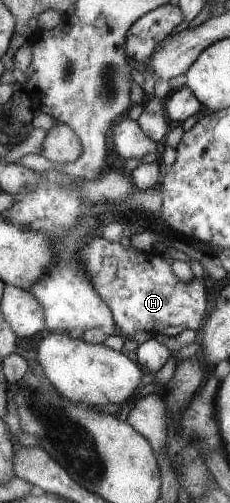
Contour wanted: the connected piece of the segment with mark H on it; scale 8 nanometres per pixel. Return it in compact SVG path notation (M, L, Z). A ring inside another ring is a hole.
M93 237L82 246L80 262L91 286L98 291L98 295L110 306L110 309L114 310L114 321L125 340L133 339L137 333L145 333L152 337L158 334L165 334L167 337L177 336L187 328L198 333L199 328L204 328L207 324L207 288L203 286L201 280L193 279L189 283L177 280L164 254L152 250L143 252L133 246L125 247L120 242Z

